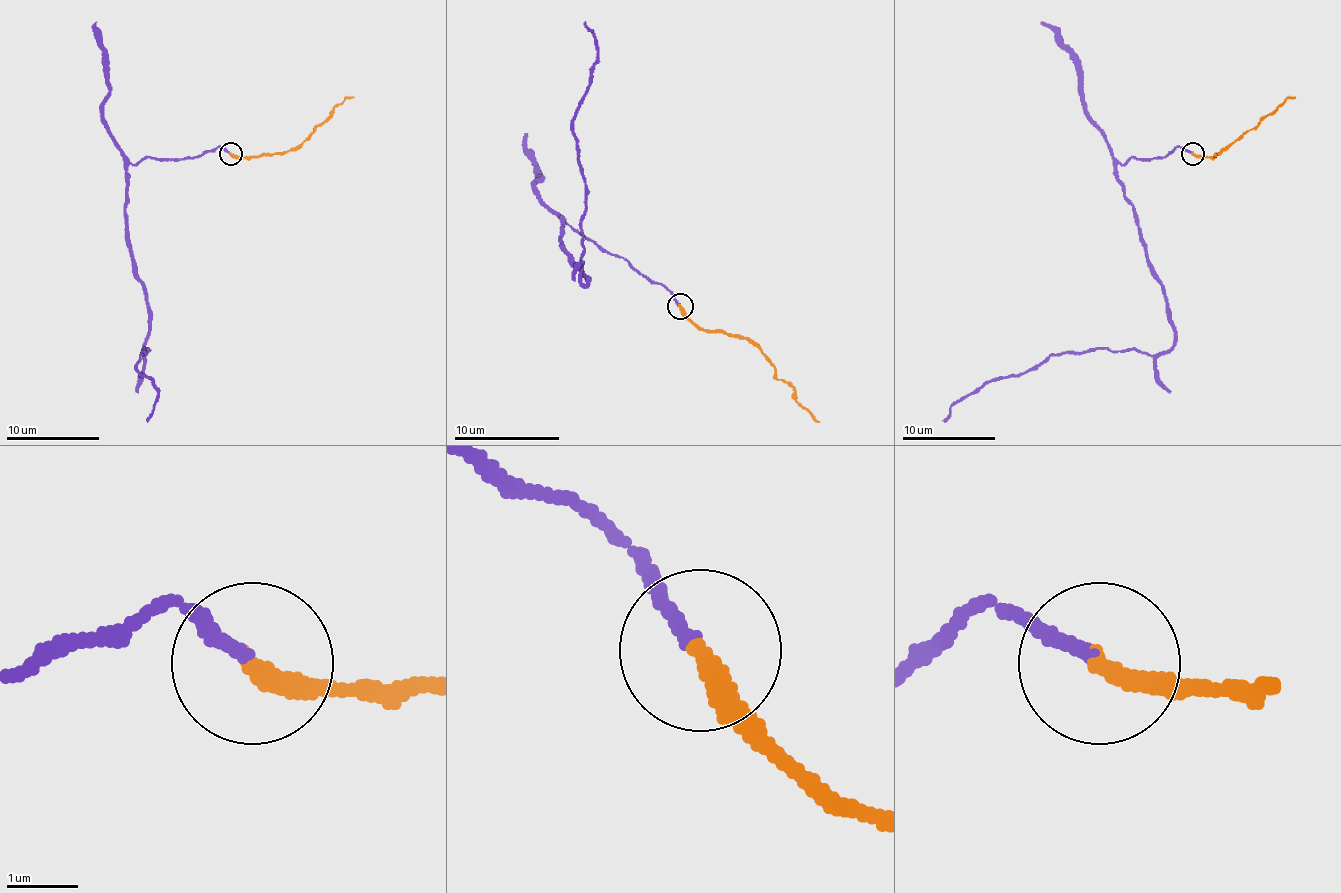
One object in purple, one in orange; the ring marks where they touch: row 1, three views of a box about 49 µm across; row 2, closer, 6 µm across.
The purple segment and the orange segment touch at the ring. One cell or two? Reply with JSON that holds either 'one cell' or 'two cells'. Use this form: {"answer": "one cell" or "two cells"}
{"answer": "one cell"}

